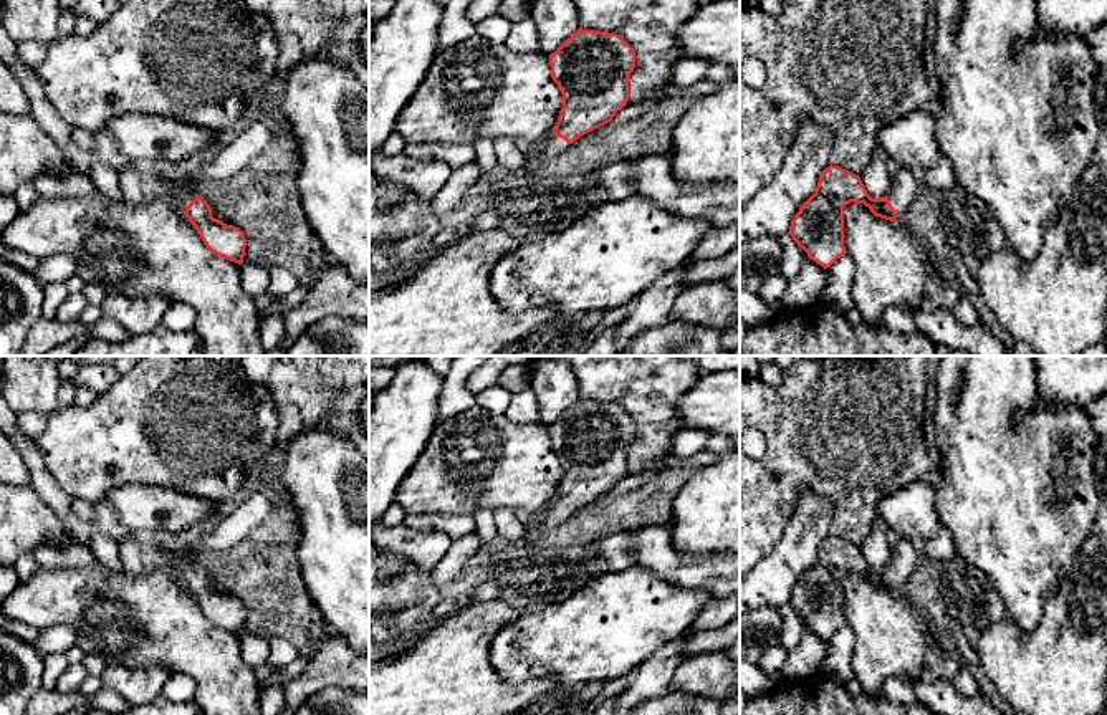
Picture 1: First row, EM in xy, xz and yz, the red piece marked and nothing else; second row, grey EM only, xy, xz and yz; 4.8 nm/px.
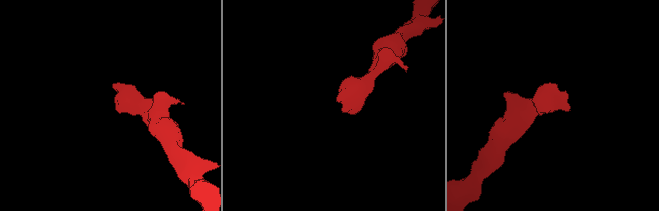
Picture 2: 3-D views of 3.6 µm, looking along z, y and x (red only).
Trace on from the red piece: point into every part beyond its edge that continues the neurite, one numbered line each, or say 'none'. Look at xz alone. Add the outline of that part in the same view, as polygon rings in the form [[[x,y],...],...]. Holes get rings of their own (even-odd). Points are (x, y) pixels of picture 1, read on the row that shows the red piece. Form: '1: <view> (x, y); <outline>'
1: xz (553, 146); [[[551,134],[543,142],[534,144],[534,154],[528,164],[548,162],[548,161],[561,156],[568,147],[569,147],[569,144],[564,139]]]

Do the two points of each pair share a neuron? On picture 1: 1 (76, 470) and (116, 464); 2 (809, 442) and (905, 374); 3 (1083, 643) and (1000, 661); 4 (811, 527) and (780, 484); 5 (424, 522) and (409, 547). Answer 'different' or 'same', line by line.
1: same
2: same
3: same
4: different
5: different

